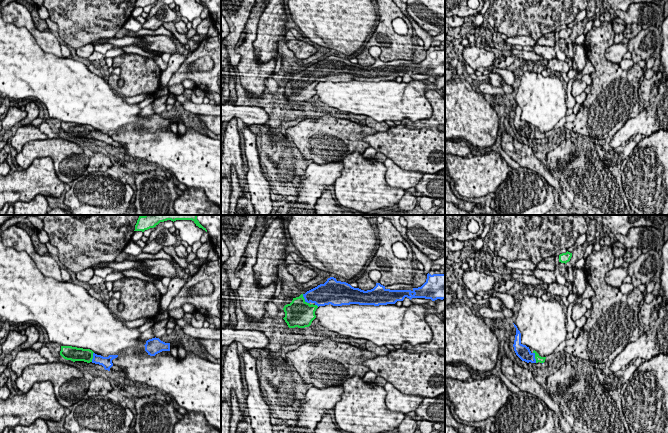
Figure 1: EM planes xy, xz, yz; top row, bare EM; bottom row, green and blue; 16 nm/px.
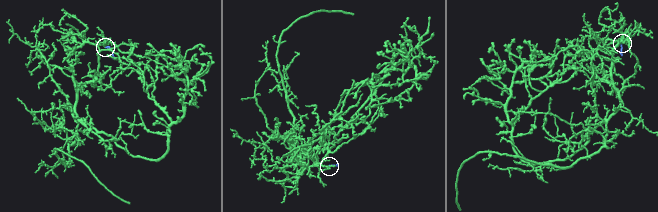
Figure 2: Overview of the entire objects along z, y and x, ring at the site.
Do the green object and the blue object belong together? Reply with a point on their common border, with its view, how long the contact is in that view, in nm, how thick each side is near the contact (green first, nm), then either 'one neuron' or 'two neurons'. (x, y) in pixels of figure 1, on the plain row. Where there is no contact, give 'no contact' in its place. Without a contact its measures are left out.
contact xz (304, 75); length 190 nm; calibres 440 and 300 nm; one neuron

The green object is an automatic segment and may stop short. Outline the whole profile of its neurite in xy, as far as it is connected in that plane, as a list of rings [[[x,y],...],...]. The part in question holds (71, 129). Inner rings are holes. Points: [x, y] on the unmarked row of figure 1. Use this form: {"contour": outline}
{"contour": [[[61,122],[60,131],[66,135],[75,137],[84,137],[87,139],[95,139],[102,141],[105,146],[110,147],[113,142],[112,136],[117,134],[118,131],[109,131],[108,133],[103,133],[101,131],[95,130],[90,125],[77,124],[72,122]]]}

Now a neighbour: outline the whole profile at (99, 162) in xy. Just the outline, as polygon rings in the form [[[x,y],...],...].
[[[95,150],[95,153],[92,157],[89,157],[89,164],[87,167],[88,173],[92,172],[105,172],[110,167],[112,167],[112,160],[110,157],[97,152]]]

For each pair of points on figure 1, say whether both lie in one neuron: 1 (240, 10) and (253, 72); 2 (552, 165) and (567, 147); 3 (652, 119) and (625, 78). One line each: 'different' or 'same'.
1: different
2: same
3: different

